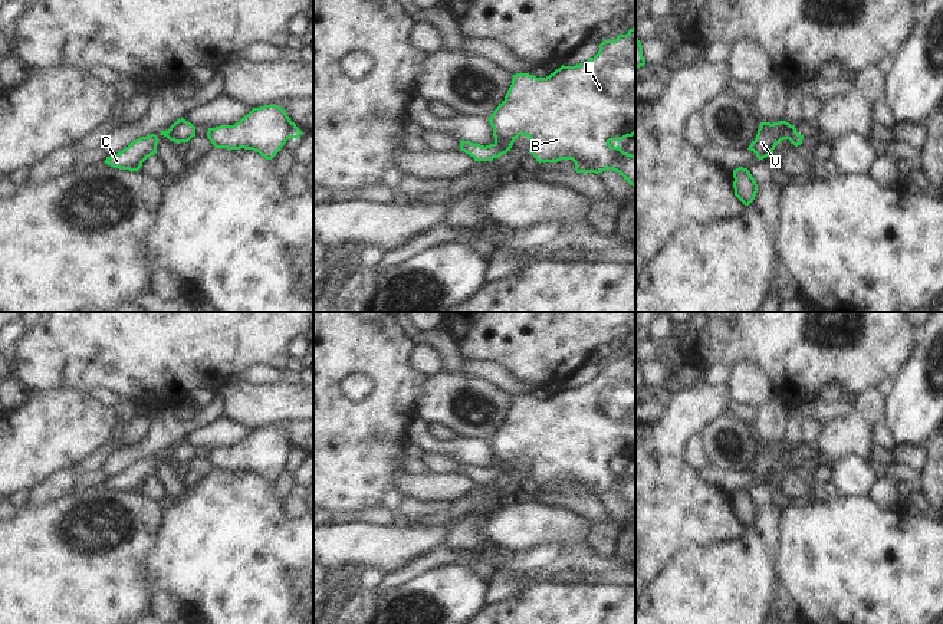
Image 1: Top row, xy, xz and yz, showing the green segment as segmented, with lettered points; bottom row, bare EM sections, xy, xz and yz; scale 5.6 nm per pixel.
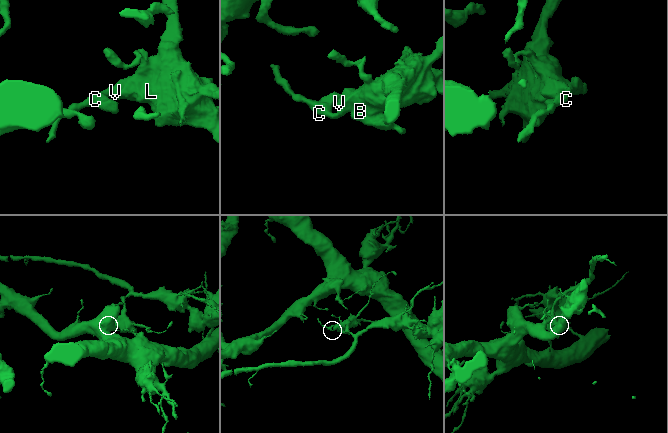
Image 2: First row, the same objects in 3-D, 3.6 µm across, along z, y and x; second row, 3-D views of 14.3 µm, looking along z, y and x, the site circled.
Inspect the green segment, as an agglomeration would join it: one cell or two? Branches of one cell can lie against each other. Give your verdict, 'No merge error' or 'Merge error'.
No merge error.

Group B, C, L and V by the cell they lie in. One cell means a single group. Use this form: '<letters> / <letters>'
B C L V

